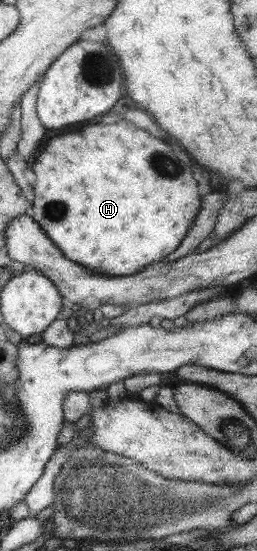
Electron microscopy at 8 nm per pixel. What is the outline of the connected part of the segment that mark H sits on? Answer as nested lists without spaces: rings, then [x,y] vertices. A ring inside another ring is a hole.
[[[119,120],[115,124],[107,124],[107,126],[85,126],[79,132],[71,132],[65,136],[57,136],[51,138],[43,152],[35,158],[35,206],[33,206],[33,217],[31,217],[41,228],[49,240],[63,253],[65,258],[72,260],[74,263],[87,267],[90,271],[101,273],[107,276],[129,276],[143,271],[147,265],[161,261],[164,256],[173,252],[181,240],[185,238],[187,231],[192,227],[195,217],[198,215],[201,206],[201,197],[197,193],[197,184],[191,176],[191,158],[177,146],[177,144],[165,144],[153,136],[149,136],[145,130],[135,128],[133,124]]]

